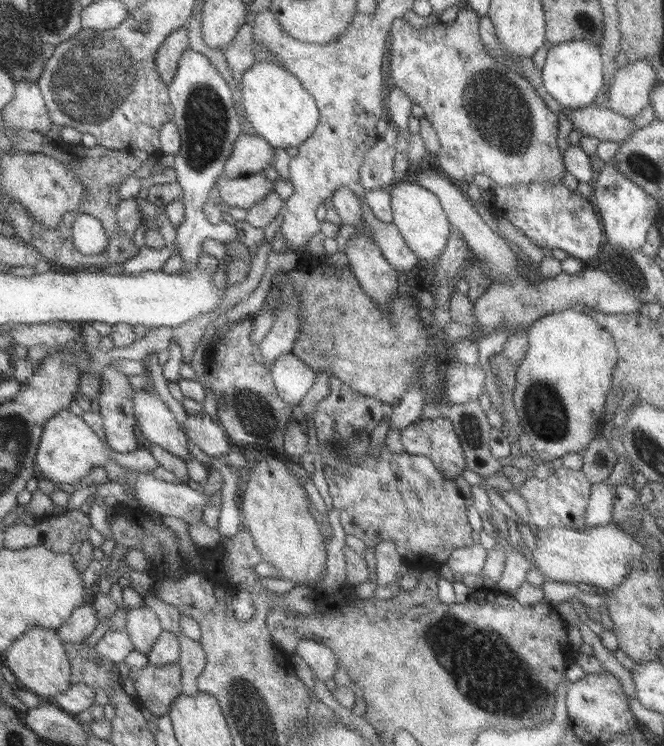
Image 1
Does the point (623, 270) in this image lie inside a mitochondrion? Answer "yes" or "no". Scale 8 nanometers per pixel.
yes

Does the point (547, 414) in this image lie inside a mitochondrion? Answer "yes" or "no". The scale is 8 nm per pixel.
yes

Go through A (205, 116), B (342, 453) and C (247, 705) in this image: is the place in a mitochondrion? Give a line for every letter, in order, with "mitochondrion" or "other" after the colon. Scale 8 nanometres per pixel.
A: mitochondrion
B: mitochondrion
C: mitochondrion

